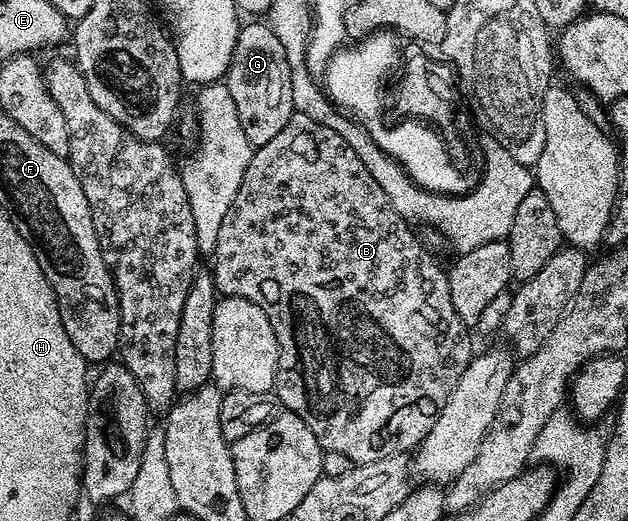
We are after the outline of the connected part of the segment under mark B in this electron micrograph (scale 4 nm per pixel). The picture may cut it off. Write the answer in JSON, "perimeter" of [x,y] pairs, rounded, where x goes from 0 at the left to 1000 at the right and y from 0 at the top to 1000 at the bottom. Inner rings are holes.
{"perimeter":[[[468,217],[462,232],[455,232],[449,255],[424,271],[424,278],[406,284],[398,317],[392,317],[392,332],[385,332],[385,351],[373,370],[373,386],[365,393],[360,417],[354,417],[344,480],[334,489],[334,518],[352,568],[371,566],[404,578],[404,585],[424,601],[443,662],[436,758],[443,774],[446,764],[444,779],[454,789],[467,789],[500,831],[516,866],[546,869],[557,877],[562,893],[572,893],[667,860],[710,777],[720,741],[729,724],[736,724],[745,695],[755,685],[755,672],[745,653],[747,630],[732,614],[723,582],[717,578],[709,514],[701,514],[675,484],[661,447],[650,438],[654,436],[651,422],[634,411],[627,393],[621,393],[615,370],[608,370],[605,344],[592,338],[591,324],[573,307],[572,294],[554,271],[549,261],[532,255],[532,248],[519,248],[519,240],[500,232],[494,223]]]}

